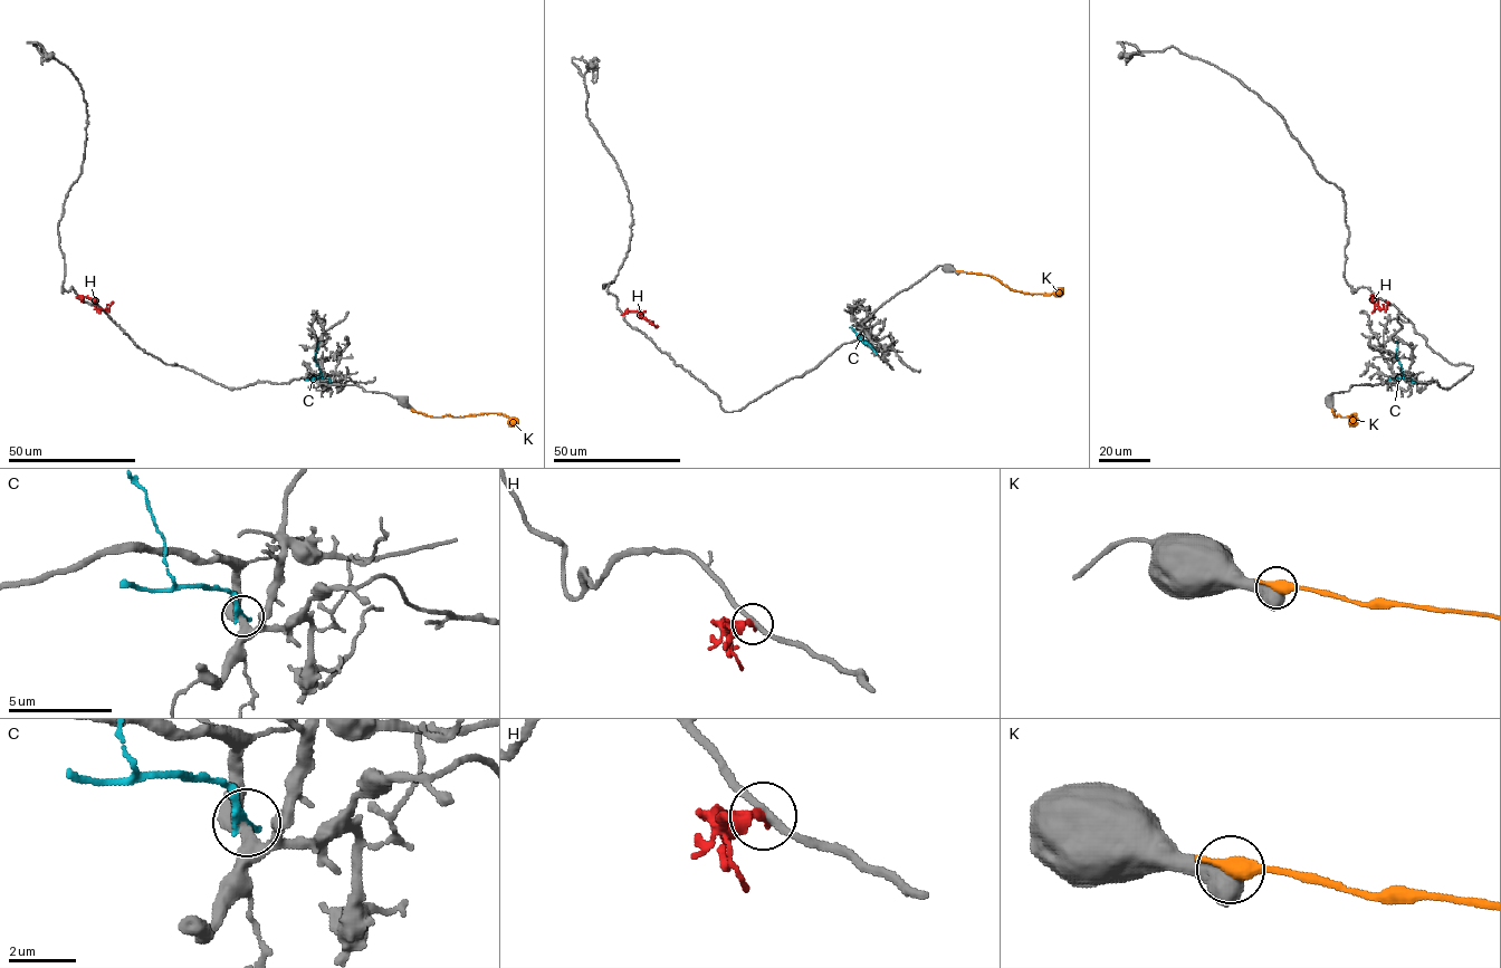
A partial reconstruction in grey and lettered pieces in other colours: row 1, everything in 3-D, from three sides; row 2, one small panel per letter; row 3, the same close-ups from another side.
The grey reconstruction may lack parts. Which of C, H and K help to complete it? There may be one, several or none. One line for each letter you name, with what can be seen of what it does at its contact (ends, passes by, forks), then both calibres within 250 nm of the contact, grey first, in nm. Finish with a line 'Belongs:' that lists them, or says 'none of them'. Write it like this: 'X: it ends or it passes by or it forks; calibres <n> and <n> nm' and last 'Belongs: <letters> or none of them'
Belongs: none of them

